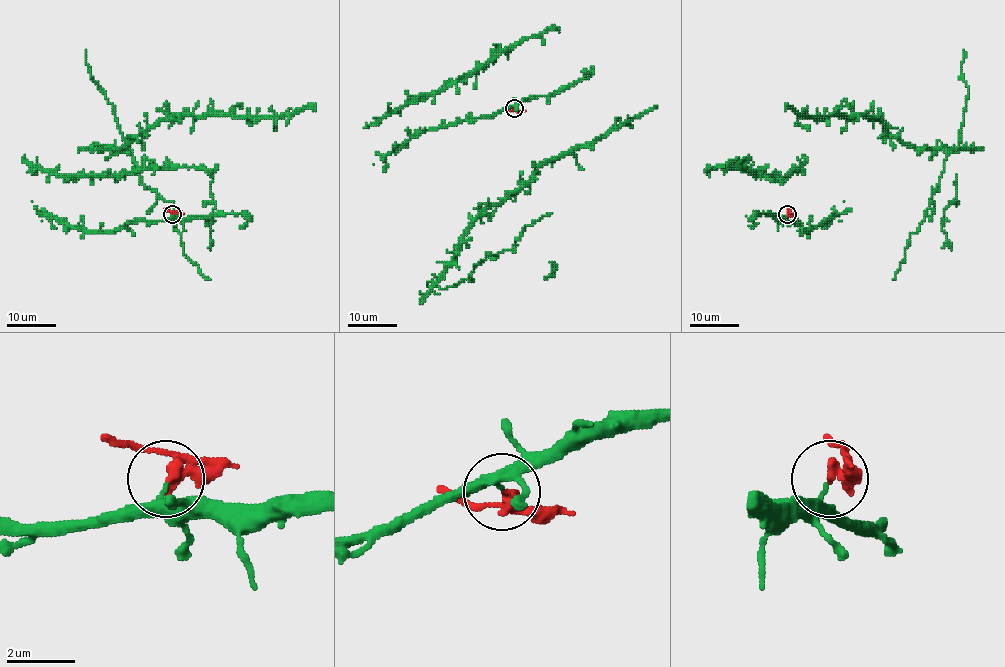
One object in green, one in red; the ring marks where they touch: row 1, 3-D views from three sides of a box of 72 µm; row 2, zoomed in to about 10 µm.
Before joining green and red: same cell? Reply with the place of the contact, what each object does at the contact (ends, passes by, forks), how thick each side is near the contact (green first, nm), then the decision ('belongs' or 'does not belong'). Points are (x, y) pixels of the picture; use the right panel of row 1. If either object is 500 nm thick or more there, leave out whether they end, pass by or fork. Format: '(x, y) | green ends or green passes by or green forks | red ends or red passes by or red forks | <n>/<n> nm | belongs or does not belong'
(787, 214) | green passes by | red ends | 220/340 nm | does not belong

